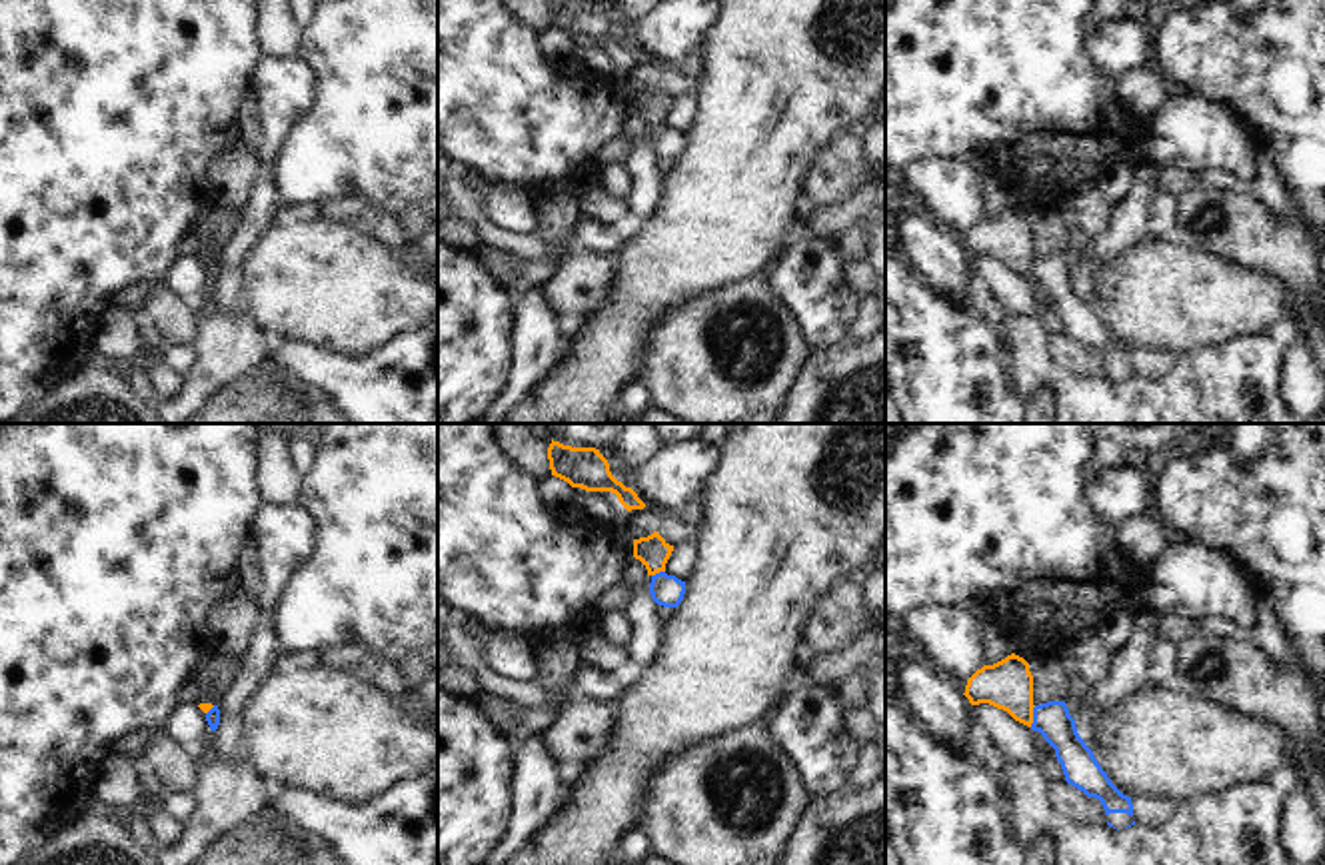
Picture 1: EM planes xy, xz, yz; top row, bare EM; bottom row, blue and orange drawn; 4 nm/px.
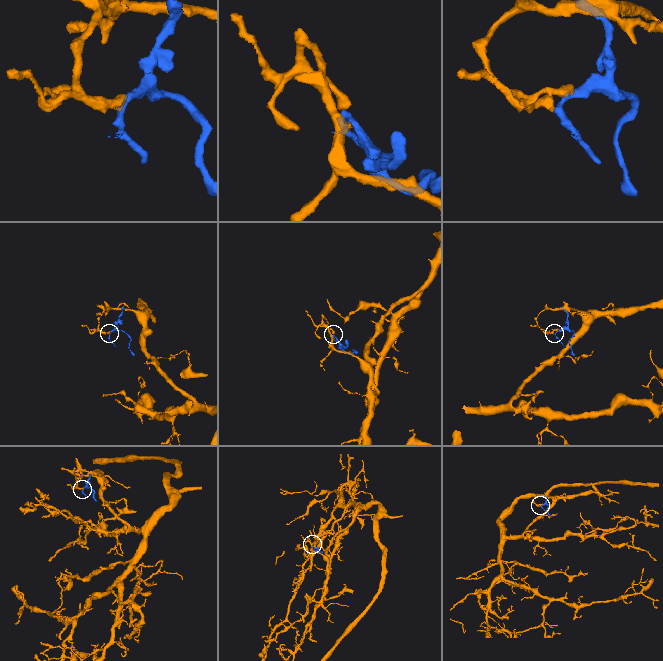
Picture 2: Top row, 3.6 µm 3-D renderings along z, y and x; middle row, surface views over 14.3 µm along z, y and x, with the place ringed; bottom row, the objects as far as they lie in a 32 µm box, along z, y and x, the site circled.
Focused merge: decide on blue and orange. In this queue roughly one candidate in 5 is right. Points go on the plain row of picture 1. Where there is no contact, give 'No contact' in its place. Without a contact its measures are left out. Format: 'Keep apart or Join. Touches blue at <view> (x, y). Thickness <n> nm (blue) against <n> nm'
Keep apart. Touches blue at yz (1034, 268). Thickness 150 nm (blue) against 200 nm.

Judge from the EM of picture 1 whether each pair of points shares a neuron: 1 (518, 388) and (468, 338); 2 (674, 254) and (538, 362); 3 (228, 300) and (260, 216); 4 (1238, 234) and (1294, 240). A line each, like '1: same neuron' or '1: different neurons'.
1: different neurons
2: different neurons
3: same neuron
4: same neuron

